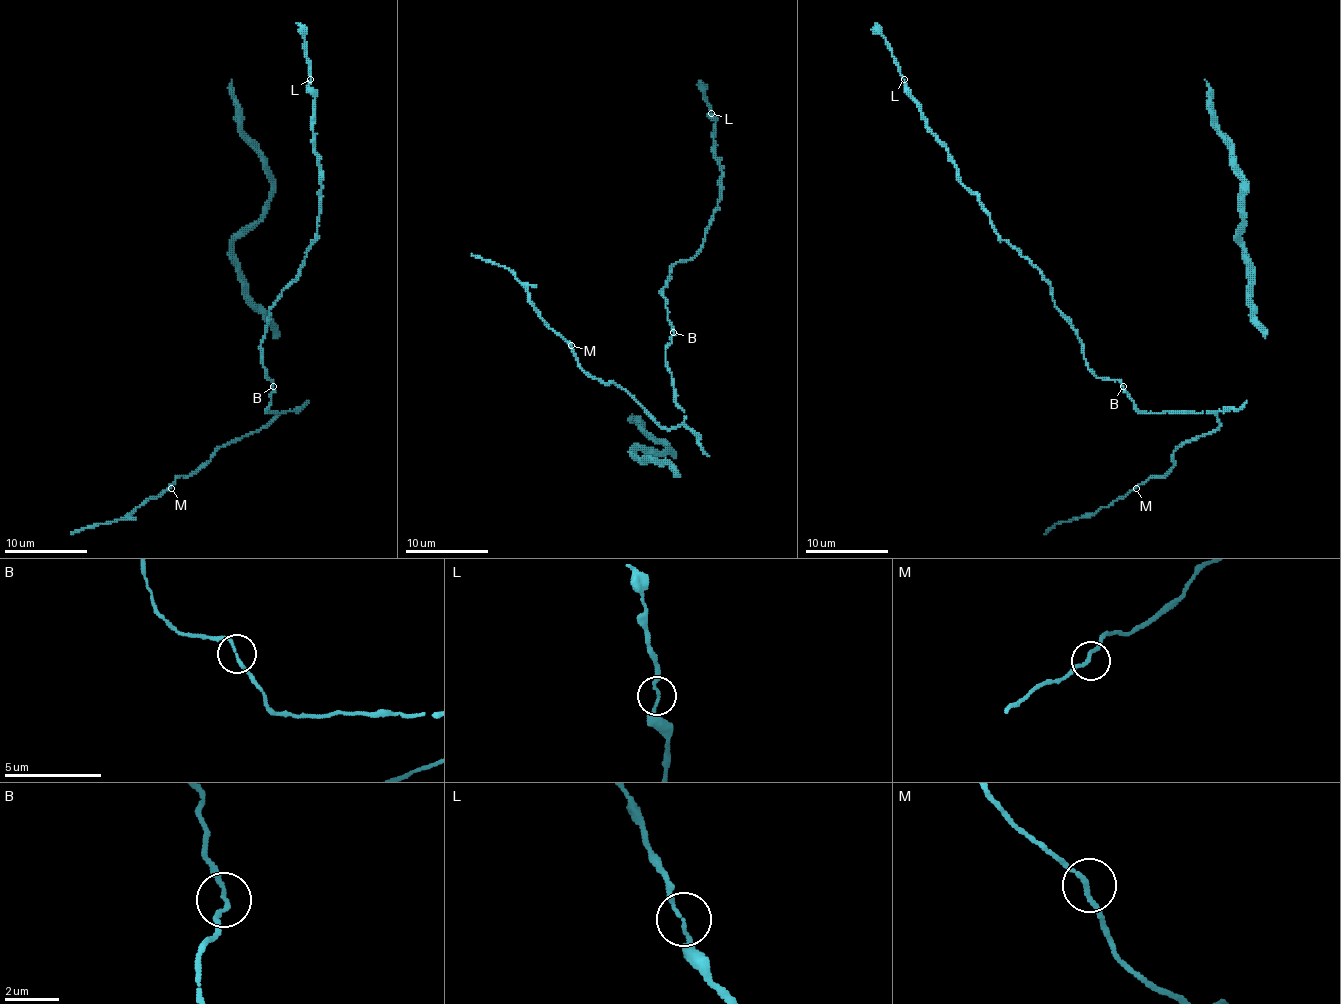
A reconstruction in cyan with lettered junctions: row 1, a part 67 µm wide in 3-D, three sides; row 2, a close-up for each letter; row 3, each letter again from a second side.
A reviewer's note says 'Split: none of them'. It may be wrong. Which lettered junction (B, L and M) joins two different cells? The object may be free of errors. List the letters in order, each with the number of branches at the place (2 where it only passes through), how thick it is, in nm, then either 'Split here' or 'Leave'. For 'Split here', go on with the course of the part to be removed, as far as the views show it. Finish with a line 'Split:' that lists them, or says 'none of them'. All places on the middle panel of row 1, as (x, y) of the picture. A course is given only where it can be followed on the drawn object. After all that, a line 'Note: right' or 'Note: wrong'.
B: Branches: 2. Thickness 130 nm. Leave
L: Branches: 2. Thickness 130 nm. Leave
M: Branches: 2. Thickness 150 nm. Leave
Split: none of them
Note: right

